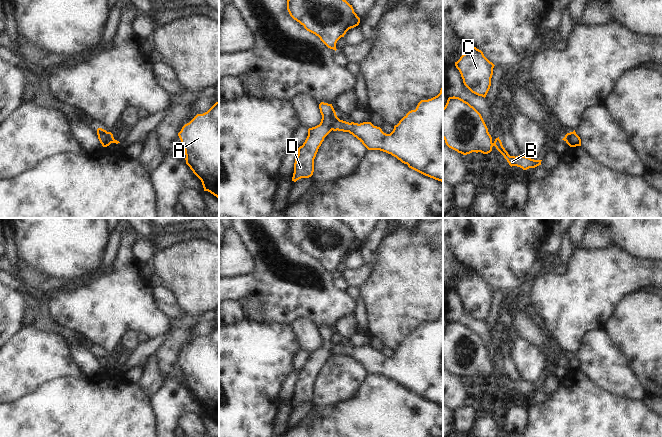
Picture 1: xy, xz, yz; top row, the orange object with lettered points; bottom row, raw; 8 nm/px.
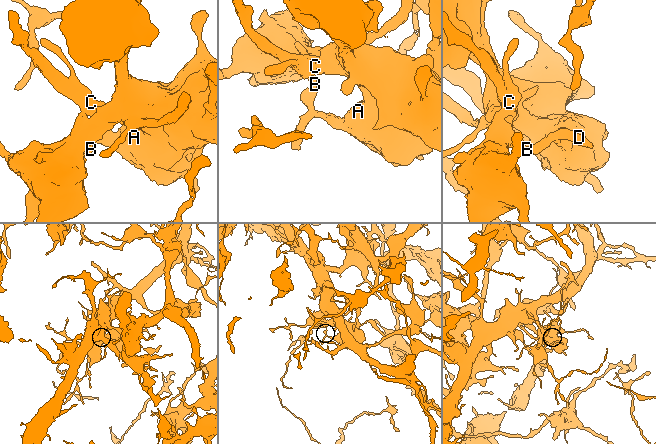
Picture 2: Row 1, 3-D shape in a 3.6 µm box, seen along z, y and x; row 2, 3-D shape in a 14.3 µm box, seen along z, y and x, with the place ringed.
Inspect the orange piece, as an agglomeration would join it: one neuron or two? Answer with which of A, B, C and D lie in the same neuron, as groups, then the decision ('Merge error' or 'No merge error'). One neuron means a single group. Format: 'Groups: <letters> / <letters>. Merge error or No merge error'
Groups: A C / B D. Merge error

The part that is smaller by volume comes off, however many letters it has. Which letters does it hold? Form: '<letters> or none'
A, C

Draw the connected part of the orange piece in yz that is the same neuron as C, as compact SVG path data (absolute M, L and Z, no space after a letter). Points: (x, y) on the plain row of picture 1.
M471 270L460 283L455 286L464 309L474 318L486 321L493 299L494 288L490 286L483 276Z

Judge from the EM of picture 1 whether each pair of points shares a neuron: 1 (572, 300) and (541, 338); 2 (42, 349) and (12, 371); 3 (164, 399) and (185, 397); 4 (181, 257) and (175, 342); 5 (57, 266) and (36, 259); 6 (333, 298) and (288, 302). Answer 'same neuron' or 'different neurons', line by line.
1: different neurons
2: same neuron
3: same neuron
4: same neuron
5: same neuron
6: same neuron

